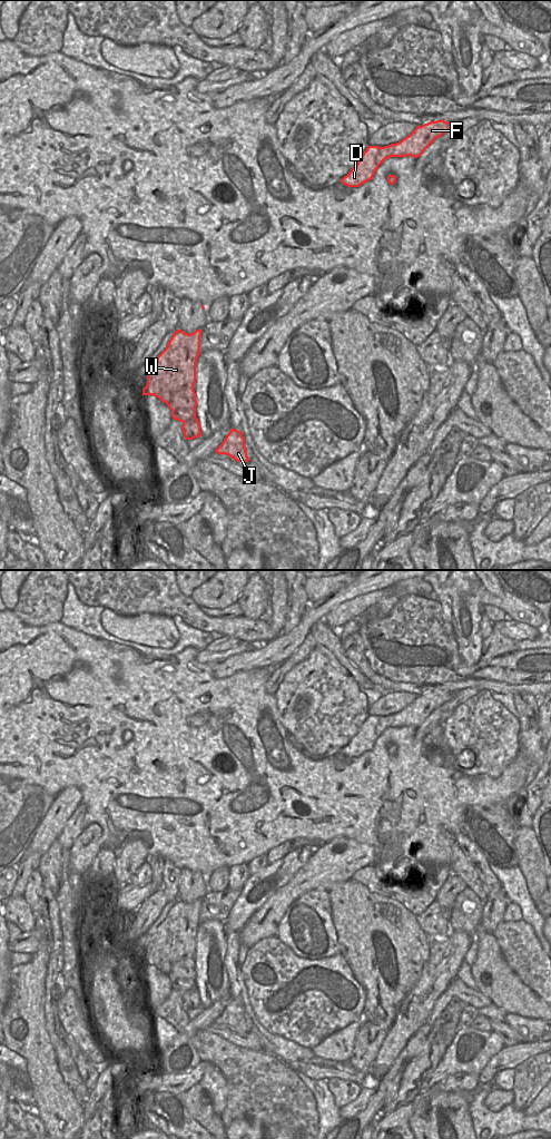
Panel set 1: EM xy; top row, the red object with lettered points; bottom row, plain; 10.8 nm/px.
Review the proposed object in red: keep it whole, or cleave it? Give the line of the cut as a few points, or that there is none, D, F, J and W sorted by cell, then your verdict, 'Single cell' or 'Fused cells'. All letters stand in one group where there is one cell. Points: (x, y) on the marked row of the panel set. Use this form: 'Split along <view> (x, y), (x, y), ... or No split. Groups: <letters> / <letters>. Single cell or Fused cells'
Split along xy (193, 386), (183, 389), (168, 405). Groups: D F J / W. Fused cells.

